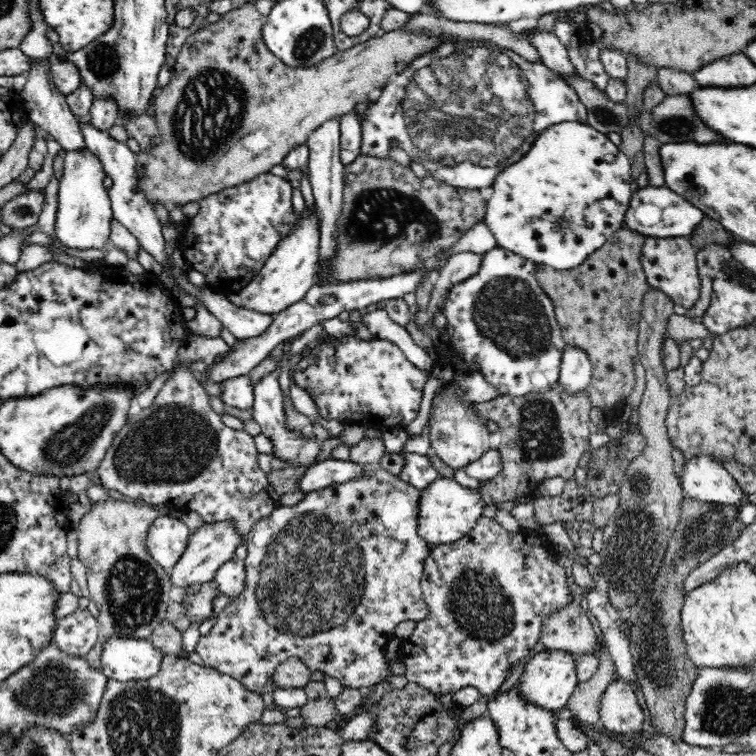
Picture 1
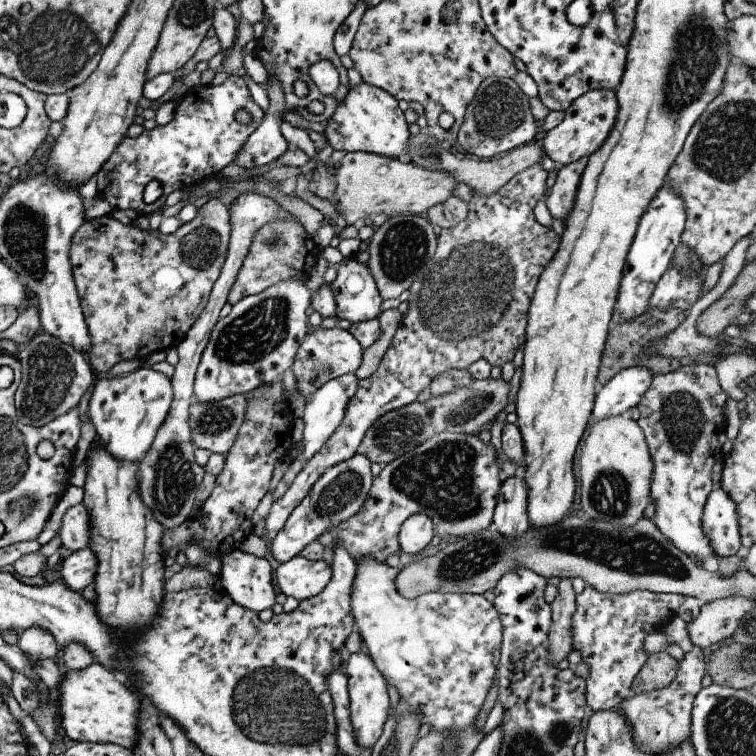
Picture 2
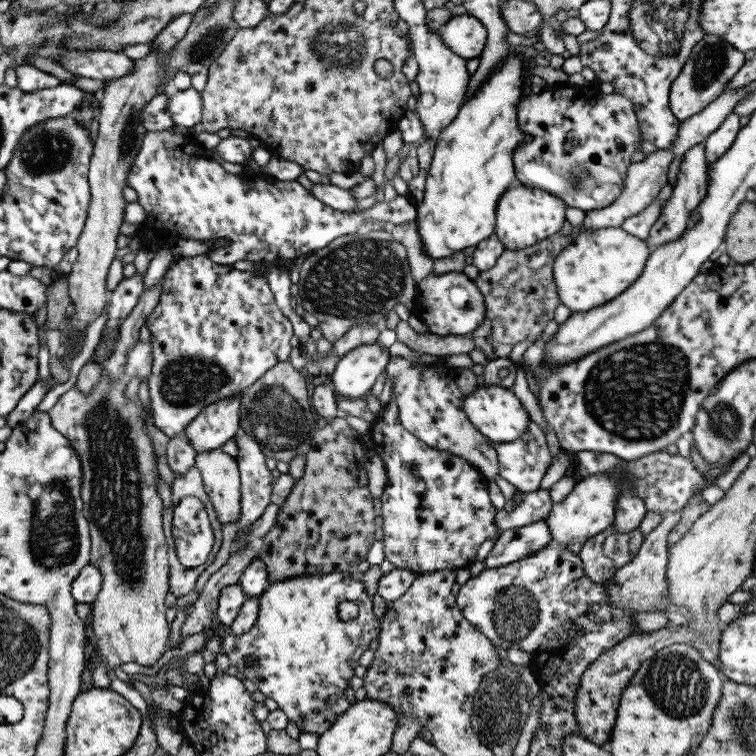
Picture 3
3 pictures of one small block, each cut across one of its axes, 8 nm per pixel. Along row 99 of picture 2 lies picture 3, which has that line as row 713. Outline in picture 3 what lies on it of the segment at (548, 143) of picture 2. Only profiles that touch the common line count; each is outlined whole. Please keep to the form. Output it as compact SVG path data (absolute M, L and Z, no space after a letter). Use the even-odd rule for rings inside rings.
M684 625L672 630L666 628L632 634L615 648L601 655L600 659L589 664L580 678L580 686L576 690L576 700L574 700L576 703L576 721L580 725L581 736L596 745L607 748L610 733L616 722L622 691L630 683L630 679L638 671L638 667L644 661L655 656L662 648L679 643L692 643L698 636L702 636L702 631L698 633L698 631L684 627Z

